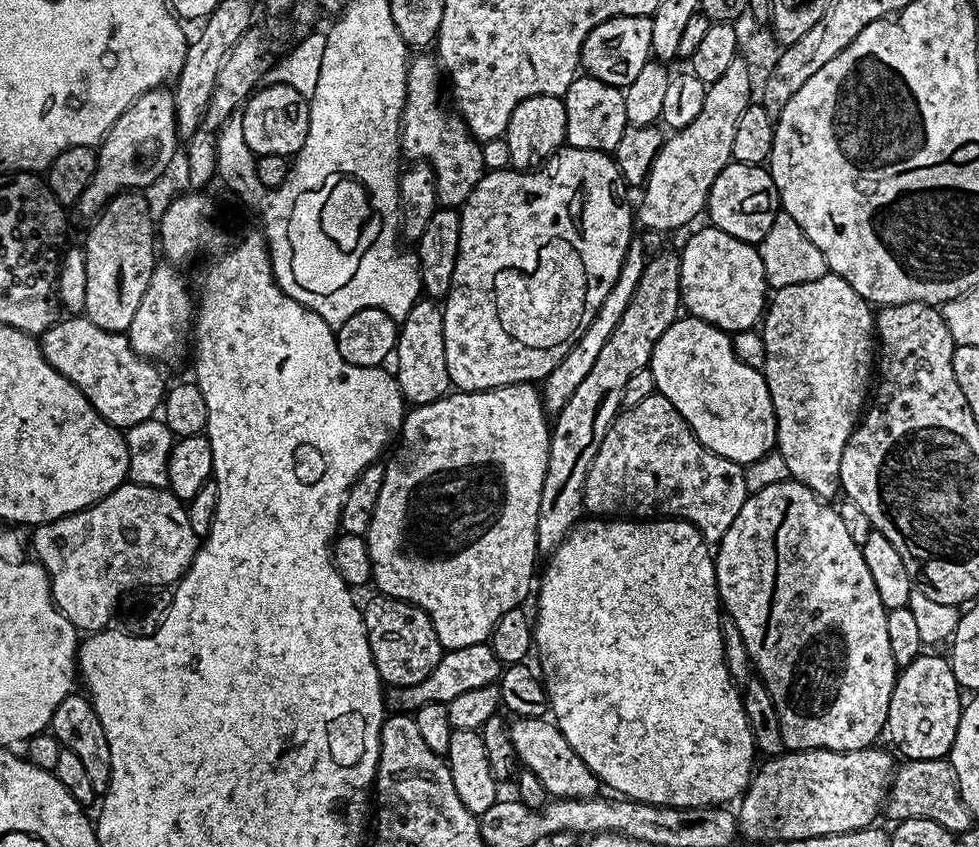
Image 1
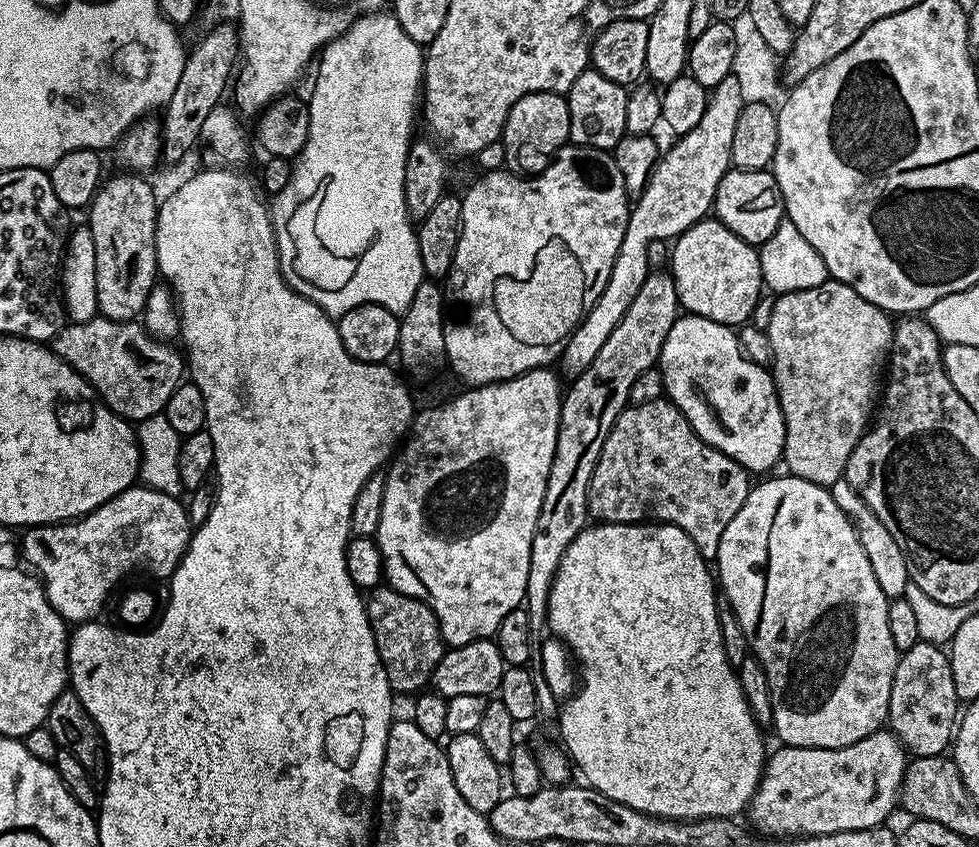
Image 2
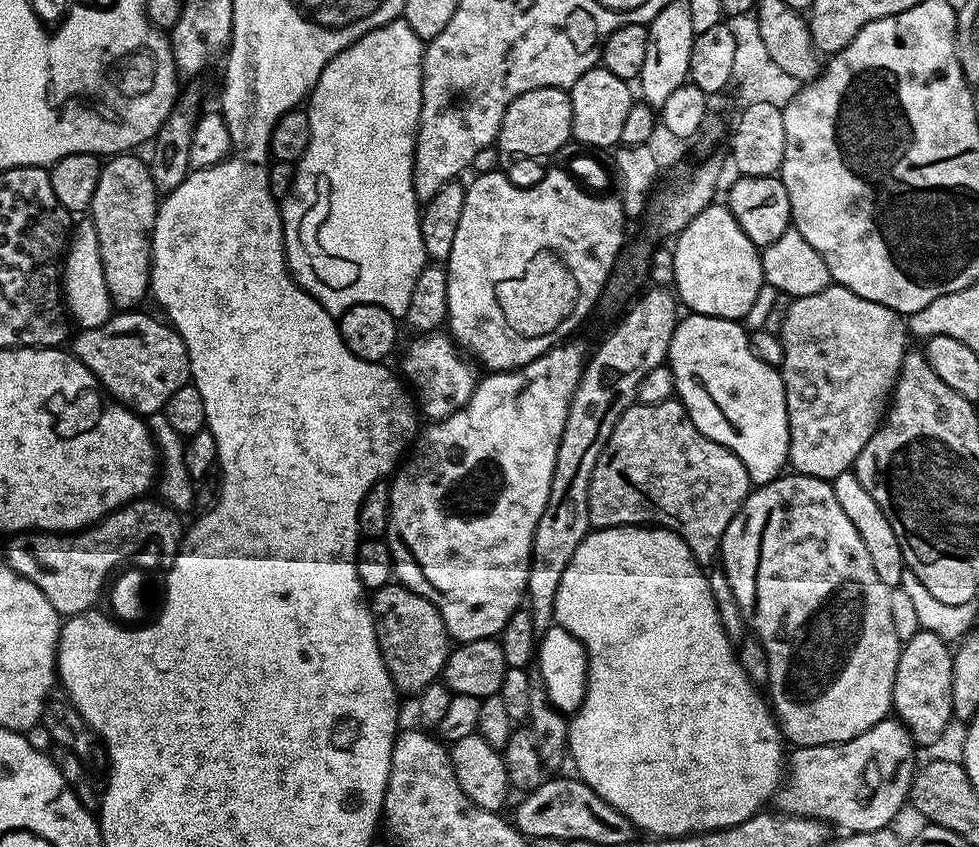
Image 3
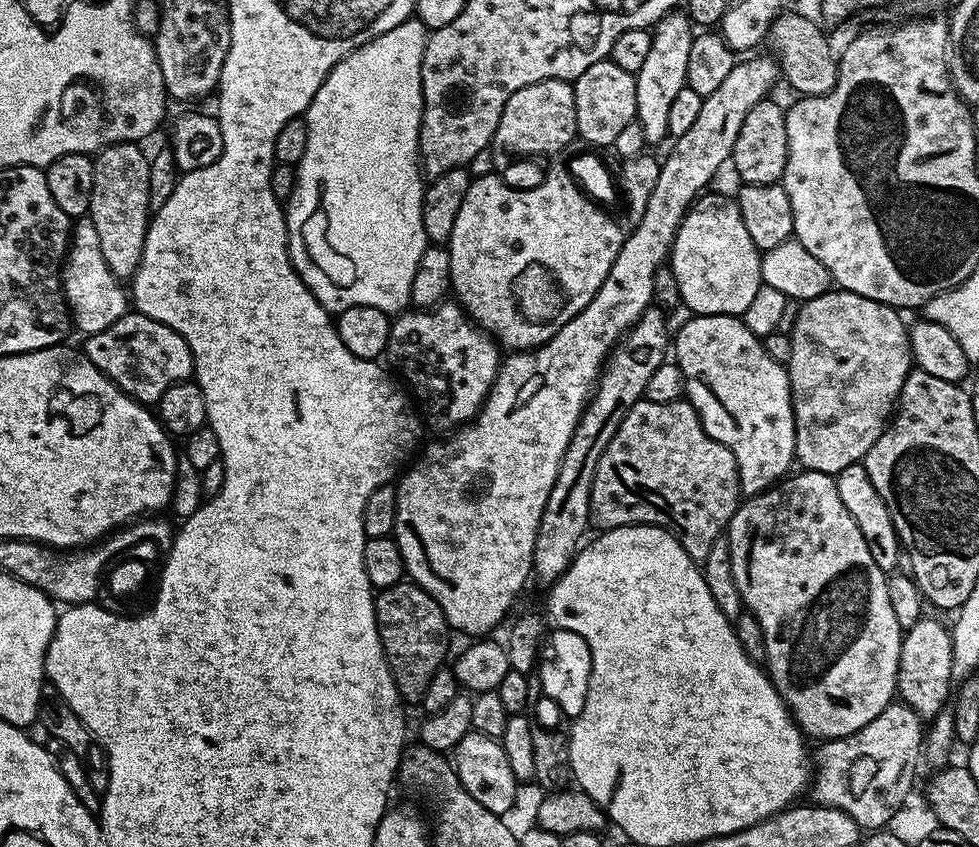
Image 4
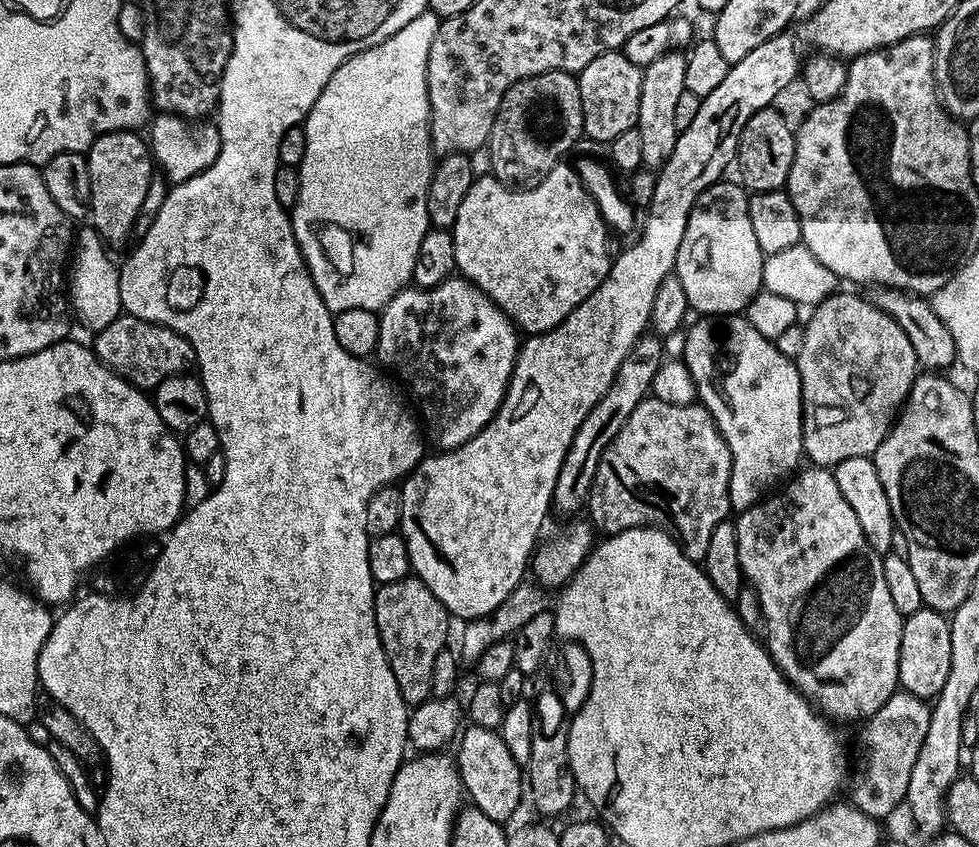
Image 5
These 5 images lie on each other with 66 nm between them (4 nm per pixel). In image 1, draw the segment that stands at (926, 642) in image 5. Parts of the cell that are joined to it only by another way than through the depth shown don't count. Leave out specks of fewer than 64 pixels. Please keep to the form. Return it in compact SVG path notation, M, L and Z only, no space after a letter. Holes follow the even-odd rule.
M922 654L914 658L910 666L899 669L896 685L890 694L890 710L886 725L886 736L892 739L891 747L897 753L900 751L904 760L945 759L951 753L954 738L958 734L958 722L962 711L960 695L962 695L961 686L955 680L949 661L943 655L940 657Z

